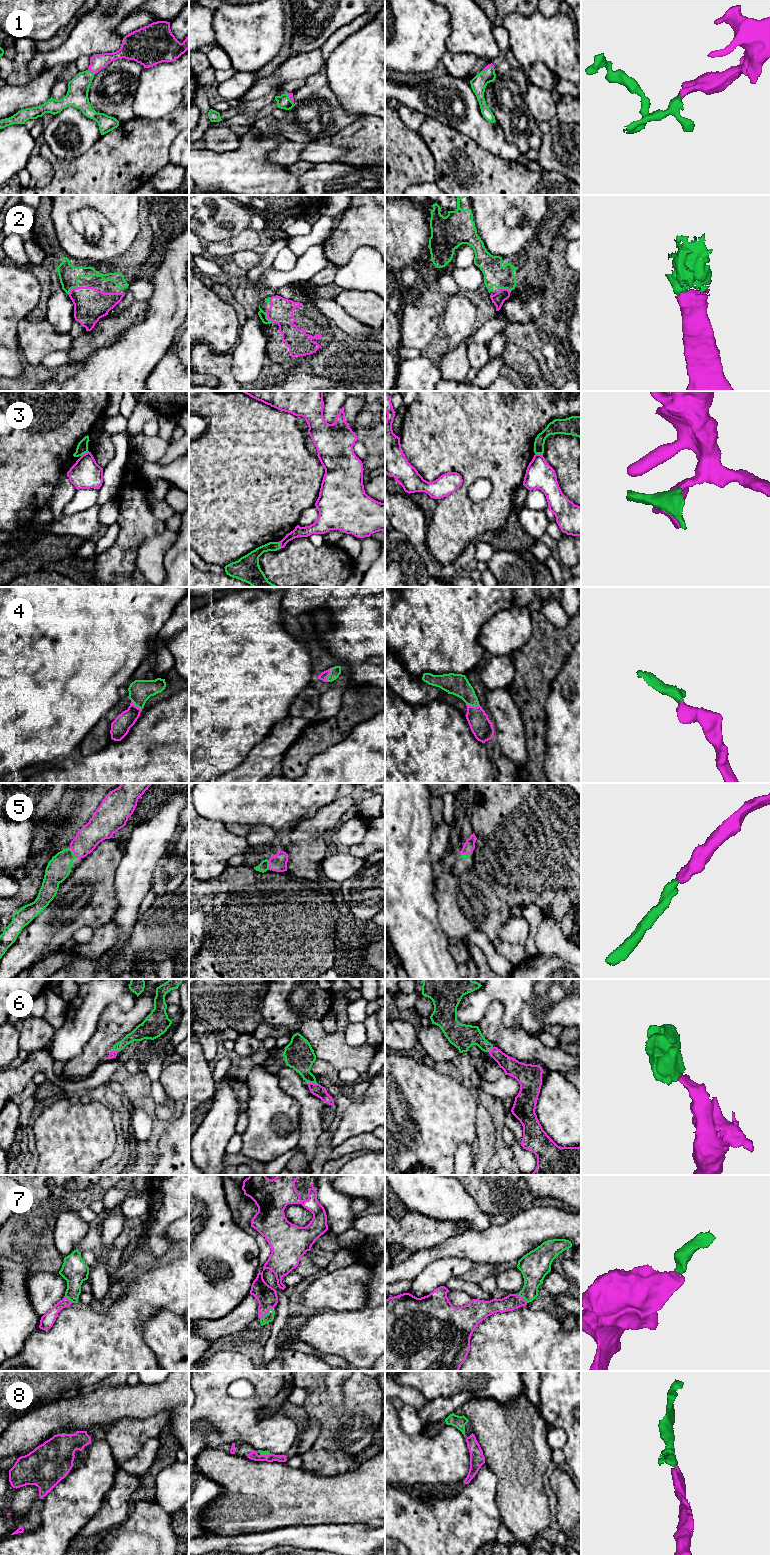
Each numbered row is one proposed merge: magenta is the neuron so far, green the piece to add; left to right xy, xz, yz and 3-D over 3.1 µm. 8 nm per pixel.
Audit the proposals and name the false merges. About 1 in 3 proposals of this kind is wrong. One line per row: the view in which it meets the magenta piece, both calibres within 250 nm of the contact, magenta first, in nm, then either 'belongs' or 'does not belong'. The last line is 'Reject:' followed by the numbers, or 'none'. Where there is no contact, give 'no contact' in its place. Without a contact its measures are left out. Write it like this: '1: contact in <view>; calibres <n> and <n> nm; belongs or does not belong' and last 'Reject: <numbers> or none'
1: contact in xy; calibres 130 and 180 nm; belongs
2: contact in xy; calibres 260 and 160 nm; belongs
3: contact in xy; calibres 240 and 90 nm; does not belong
4: contact in yz; calibres 170 and 180 nm; belongs
5: contact in xy; calibres 190 and 190 nm; belongs
6: contact in xz; calibres 100 and 220 nm; belongs
7: contact in xz; calibres 160 and 70 nm; belongs
8: contact in xz; calibres 70 and 40 nm; belongs
Reject: 3

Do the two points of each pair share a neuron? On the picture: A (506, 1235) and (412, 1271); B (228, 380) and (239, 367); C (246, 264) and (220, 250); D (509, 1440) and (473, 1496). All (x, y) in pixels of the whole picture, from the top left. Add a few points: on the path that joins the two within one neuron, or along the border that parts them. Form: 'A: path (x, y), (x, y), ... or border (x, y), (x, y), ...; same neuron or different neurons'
A: path (483, 1246), (456, 1246), (435, 1253); same neuron
B: border (231, 355), (231, 374), (236, 380); different neurons
C: border (252, 249), (238, 250), (231, 257); different neurons
D: border (485, 1462), (496, 1477), (496, 1491); different neurons

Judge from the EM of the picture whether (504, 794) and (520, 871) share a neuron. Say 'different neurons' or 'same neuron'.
same neuron

